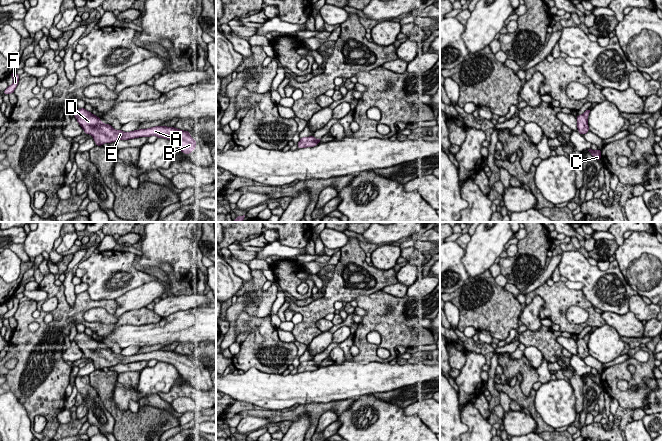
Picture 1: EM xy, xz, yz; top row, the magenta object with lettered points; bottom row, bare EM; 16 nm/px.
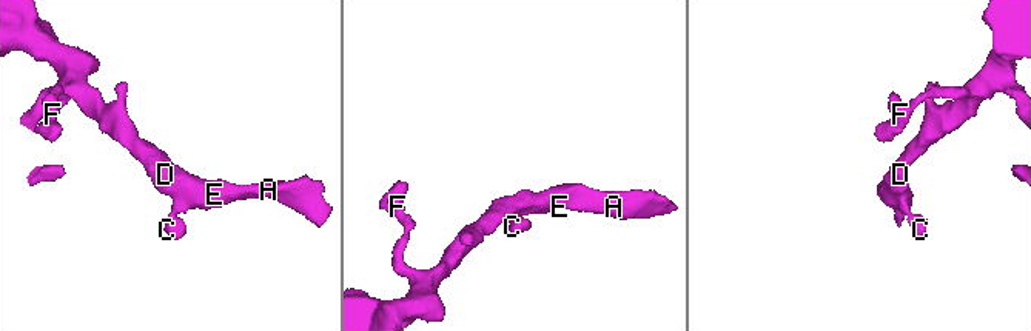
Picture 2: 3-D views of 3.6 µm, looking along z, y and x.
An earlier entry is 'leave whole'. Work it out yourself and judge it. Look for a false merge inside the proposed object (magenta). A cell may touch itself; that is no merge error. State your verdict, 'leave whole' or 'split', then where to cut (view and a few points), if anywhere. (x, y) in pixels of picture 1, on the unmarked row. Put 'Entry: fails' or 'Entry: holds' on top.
Entry: holds
leave whole | no cut

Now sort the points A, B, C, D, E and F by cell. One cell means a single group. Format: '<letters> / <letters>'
A B C D E F

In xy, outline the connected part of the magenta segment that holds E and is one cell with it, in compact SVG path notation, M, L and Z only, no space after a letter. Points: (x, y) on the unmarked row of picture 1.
M85 332L77 333L74 338L84 357L90 358L97 370L104 367L112 367L119 363L128 364L138 361L157 360L174 366L181 376L190 378L196 371L197 366L192 363L189 355L183 355L174 351L156 350L148 353L140 353L131 356L115 354L109 348L104 348L98 340L88 336Z

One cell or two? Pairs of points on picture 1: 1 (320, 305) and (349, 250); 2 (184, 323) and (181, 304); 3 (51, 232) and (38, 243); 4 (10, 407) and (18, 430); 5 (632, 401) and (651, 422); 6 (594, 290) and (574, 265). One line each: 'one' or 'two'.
1: one
2: two
3: one
4: one
5: two
6: one

